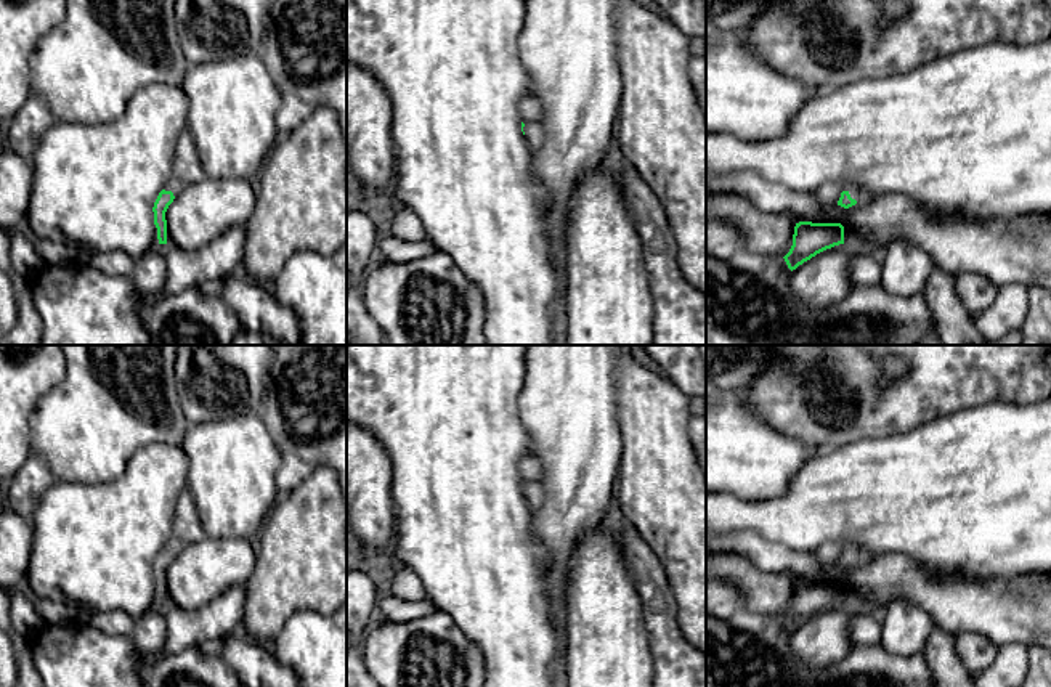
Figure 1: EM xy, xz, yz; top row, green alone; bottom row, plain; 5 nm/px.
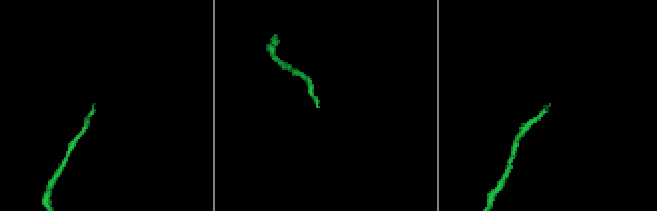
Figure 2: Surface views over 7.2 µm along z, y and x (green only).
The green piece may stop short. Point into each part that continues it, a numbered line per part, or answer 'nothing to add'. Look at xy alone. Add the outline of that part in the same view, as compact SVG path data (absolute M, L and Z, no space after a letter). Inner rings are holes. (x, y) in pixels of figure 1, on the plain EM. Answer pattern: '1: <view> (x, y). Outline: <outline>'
1: xy (186, 530). Outline: M186 488L178 498L172 536L164 549L172 551L177 557L186 546L199 543L204 538L205 531L201 526L196 502Z

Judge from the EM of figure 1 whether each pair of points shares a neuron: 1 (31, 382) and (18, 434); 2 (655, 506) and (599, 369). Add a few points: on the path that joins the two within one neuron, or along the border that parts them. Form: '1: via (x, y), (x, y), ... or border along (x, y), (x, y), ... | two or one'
1: via (18, 395), (18, 421) | one
2: border along (616, 373), (615, 416), (621, 448) | two

